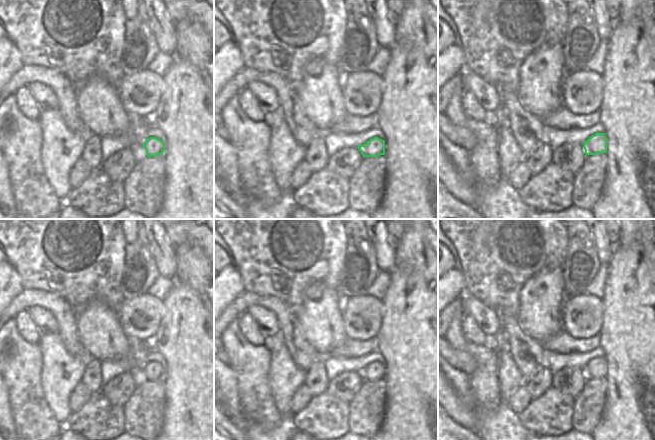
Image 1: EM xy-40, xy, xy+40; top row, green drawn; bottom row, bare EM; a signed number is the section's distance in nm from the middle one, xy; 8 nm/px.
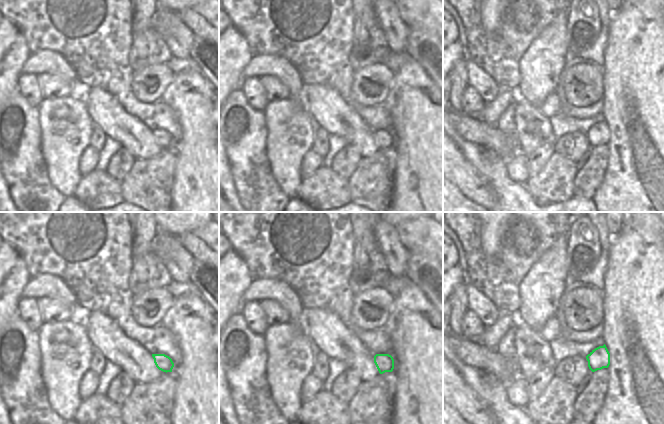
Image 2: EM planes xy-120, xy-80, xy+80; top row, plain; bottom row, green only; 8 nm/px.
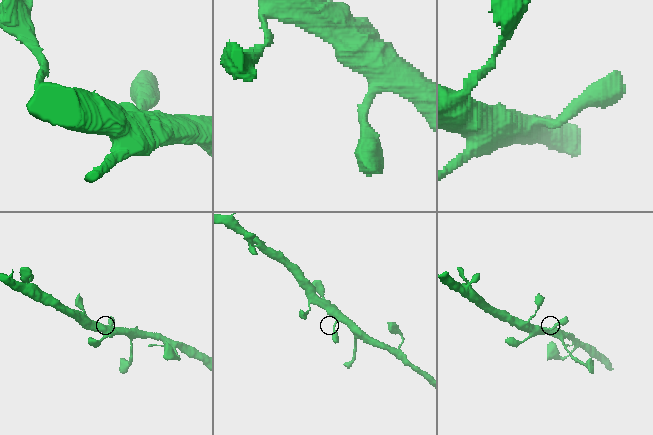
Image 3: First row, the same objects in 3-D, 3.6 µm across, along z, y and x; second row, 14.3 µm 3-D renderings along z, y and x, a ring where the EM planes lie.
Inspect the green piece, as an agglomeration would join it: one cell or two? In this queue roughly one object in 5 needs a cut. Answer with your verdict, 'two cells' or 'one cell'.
one cell

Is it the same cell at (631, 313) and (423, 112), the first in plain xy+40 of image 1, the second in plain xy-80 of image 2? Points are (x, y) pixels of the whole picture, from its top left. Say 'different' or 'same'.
same

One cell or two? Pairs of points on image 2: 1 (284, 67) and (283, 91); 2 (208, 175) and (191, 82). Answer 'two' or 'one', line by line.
1: two
2: one

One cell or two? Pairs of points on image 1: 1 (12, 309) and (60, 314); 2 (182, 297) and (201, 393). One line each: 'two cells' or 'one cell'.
1: one cell
2: one cell

